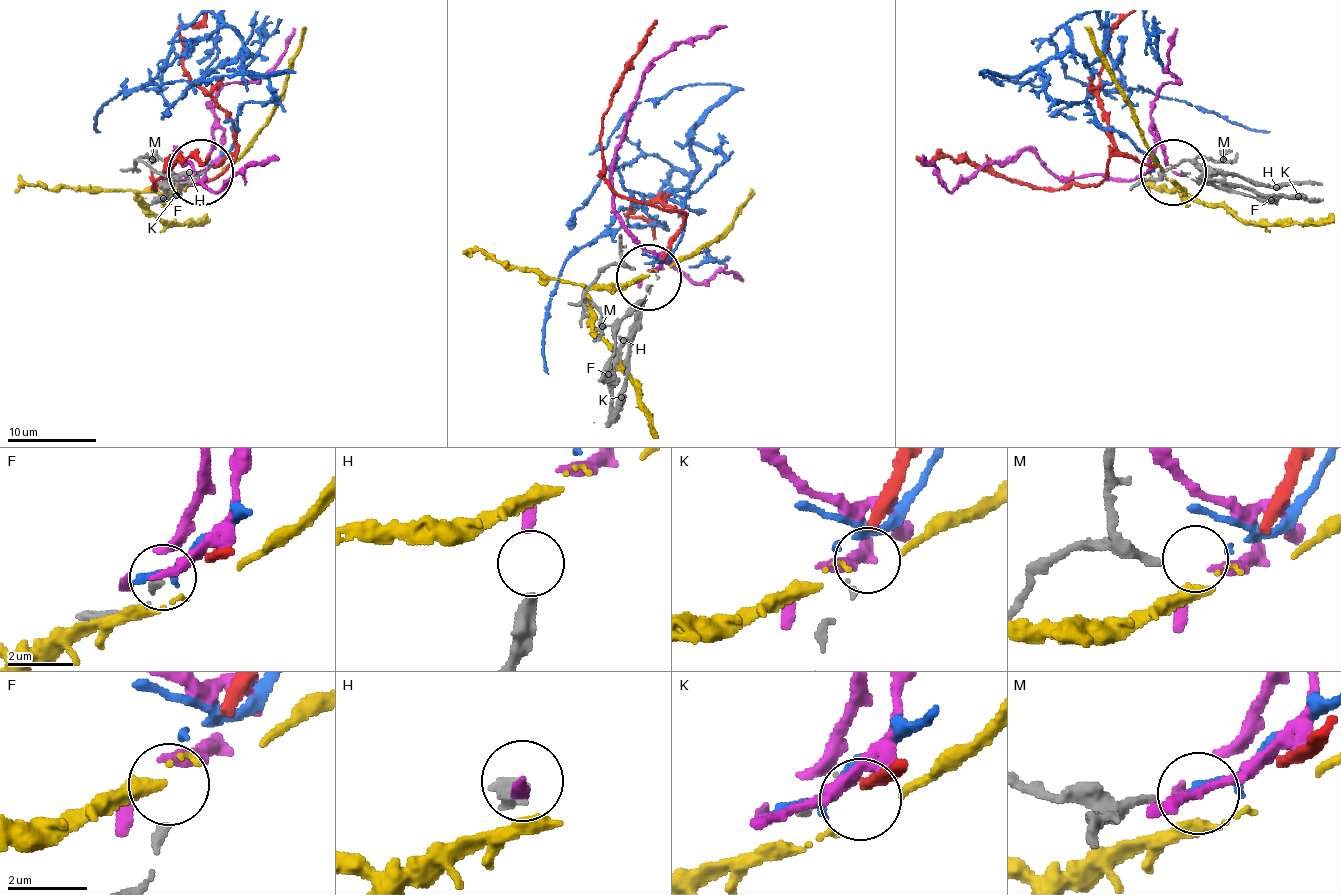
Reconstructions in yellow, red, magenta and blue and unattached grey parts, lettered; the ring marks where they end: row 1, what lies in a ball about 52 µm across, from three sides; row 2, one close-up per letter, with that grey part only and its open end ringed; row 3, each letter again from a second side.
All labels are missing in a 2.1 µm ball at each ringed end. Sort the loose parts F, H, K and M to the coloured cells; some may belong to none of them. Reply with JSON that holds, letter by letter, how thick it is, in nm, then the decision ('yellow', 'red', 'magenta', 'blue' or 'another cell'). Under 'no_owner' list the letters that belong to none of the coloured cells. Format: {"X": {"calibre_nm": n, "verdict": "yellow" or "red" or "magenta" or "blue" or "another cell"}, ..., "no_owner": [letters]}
{"F": {"calibre_nm": 200, "verdict": "another cell"}, "H": {"calibre_nm": 320, "verdict": "magenta"}, "K": {"calibre_nm": 100, "verdict": "red"}, "M": {"calibre_nm": 220, "verdict": "blue"}, "no_owner": ["F"]}

